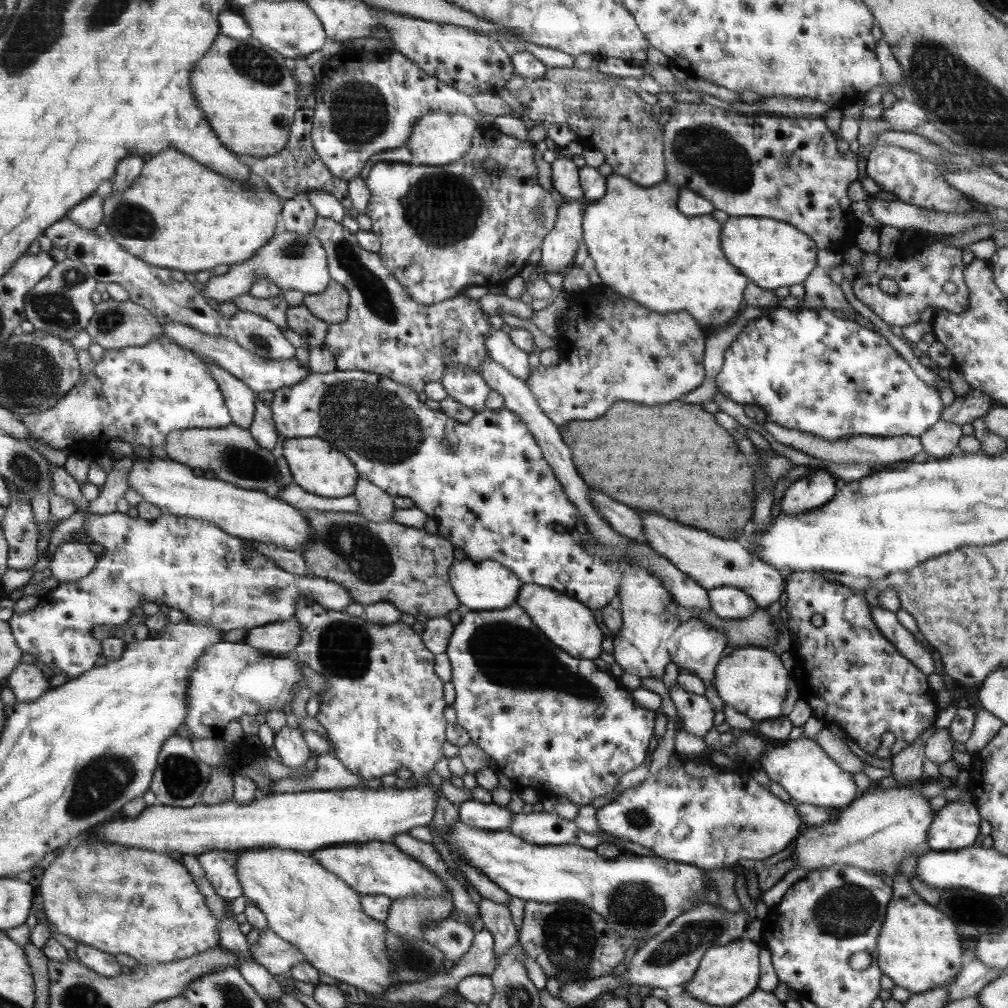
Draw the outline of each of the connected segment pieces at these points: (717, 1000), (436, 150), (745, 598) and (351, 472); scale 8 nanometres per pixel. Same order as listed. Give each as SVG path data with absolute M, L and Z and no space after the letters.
M737 939L723 946L708 948L699 959L697 968L692 977L682 984L682 990L691 994L699 1002L708 1003L709 1006L732 1007L748 997L757 986L759 964L757 964L757 946L753 939Z
M425 113L417 119L406 145L411 154L410 163L416 166L444 166L460 161L472 146L473 130L475 126L469 126L469 117L465 114Z
M718 586L710 588L706 593L709 609L725 620L745 618L757 608L751 597L741 589Z
M322 438L284 439L278 453L286 460L290 480L309 494L323 498L339 498L351 495L355 488L355 481L359 475L354 463L342 451L337 451Z

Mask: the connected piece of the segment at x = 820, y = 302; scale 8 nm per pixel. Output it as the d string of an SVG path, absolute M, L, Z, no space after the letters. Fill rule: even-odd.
M821 267L813 269L807 280L802 282L805 303L799 310L824 308L838 310L846 316L859 315L844 299L843 292L838 284L833 283Z

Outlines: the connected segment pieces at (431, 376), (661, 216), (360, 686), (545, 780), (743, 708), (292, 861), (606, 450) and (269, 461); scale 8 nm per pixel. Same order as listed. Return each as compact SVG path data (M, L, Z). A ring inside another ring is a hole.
M318 216L310 234L320 240L326 251L331 280L348 291L348 317L343 322L328 325L328 334L323 344L335 359L337 370L369 371L412 387L419 393L427 382L439 381L449 365L457 363L477 372L483 369L483 362L489 360L485 340L492 330L483 318L484 312L477 300L459 294L437 304L423 306L411 298L403 284L384 266L380 255L361 247L356 236L341 222Z
M611 174L606 178L605 193L602 198L594 201L593 204L589 204L585 208L584 213L584 242L585 248L587 248L588 255L594 262L594 269L601 280L600 285L611 289L614 293L620 294L624 298L633 298L633 302L637 302L640 306L649 306L648 310L657 310L657 314L665 315L668 313L685 312L691 315L697 323L705 328L719 328L719 324L727 322L741 306L741 300L744 300L743 288L746 288L747 278L741 276L728 259L723 256L722 244L720 234L722 228L719 228L719 224L713 220L711 215L695 216L695 218L687 218L681 214L679 208L676 207L676 202L679 200L680 192L678 188L672 186L667 182L661 182L660 184L653 186L639 186L633 183L631 180L624 178L623 175Z
M308 598L296 601L294 619L300 623L300 644L287 655L289 659L301 660L305 666L327 681L327 690L316 694L319 699L319 712L314 717L325 731L331 742L335 758L353 774L369 781L379 779L384 774L395 774L399 768L407 768L416 787L433 789L437 795L435 814L432 824L449 826L458 819L459 807L451 804L442 796L439 787L427 782L427 772L437 760L444 757L443 742L446 742L445 720L443 720L443 696L441 680L433 674L433 654L423 648L423 640L396 620L388 625L369 623L362 617L349 616L345 611L324 609Z
M516 602L505 606L504 609L462 611L459 622L453 625L444 653L451 665L450 683L455 689L452 707L455 709L457 716L456 724L459 724L467 732L470 740L477 748L481 748L493 760L493 768L501 772L517 789L531 788L540 792L543 797L547 797L549 800L560 796L577 807L585 806L589 805L590 801L595 798L612 793L617 778L621 778L629 770L633 771L633 768L637 768L645 760L645 752L647 752L647 746L649 746L651 734L653 734L654 712L645 710L639 704L635 704L635 699L631 698L631 694L625 692L609 676L608 671L601 672L596 668L592 660L572 658L571 655L561 651L560 647L548 642L547 638L540 636L535 623L531 621L528 614L525 614L525 611Z
M738 647L717 664L714 678L717 695L737 712L754 723L771 718L787 717L799 698L793 678L781 666L781 660L767 648Z
M253 848L243 850L237 856L236 875L242 894L263 912L267 927L281 940L297 947L306 962L316 967L319 973L331 976L339 983L349 984L366 996L378 996L392 984L399 983L394 977L392 964L386 953L385 926L364 913L360 905L361 895L348 883L325 870L311 854L303 851Z
M619 402L619 406L612 406L613 410L609 410L609 414L606 412L603 418L596 418L597 422L569 421L562 425L560 431L563 443L572 452L572 462L576 471L588 486L599 490L601 494L607 494L617 502L624 503L625 506L632 507L635 511L665 514L664 517L672 519L673 522L708 531L717 538L733 538L734 534L738 534L739 528L743 528L743 524L751 516L754 470L751 470L749 460L745 460L737 452L731 436L715 424L713 416L703 412L695 404L683 402L669 402L665 406L653 408L627 402Z
M227 425L221 428L183 429L167 434L163 446L167 459L174 460L185 466L192 467L200 473L211 470L215 479L232 483L243 490L264 491L269 496L275 496L277 488L286 481L276 474L277 453L265 451L261 448L248 429Z

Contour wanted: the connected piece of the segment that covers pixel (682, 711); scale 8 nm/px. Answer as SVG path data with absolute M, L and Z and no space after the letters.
M677 682L669 690L669 698L675 705L681 731L703 739L711 730L714 709L704 696L689 694L677 687Z

